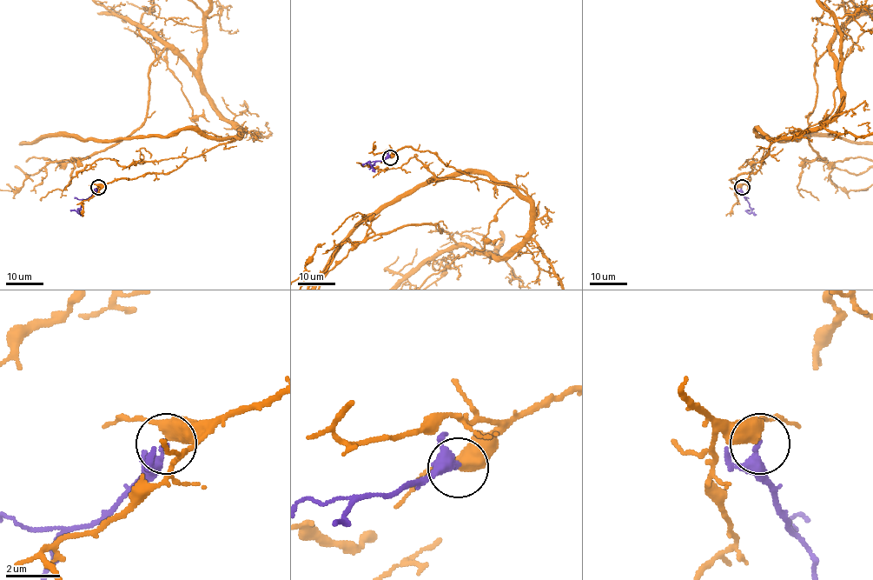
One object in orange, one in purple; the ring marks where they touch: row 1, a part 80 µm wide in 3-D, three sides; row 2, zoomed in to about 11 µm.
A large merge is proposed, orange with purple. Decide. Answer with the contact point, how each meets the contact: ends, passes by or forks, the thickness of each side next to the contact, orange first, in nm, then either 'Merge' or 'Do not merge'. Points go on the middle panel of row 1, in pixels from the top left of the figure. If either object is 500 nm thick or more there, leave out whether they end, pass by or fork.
Place: (390, 157). At the ring orange passes by. At the ring purple ends. Thickness 460 nm (orange) against 280 nm. Do not merge

